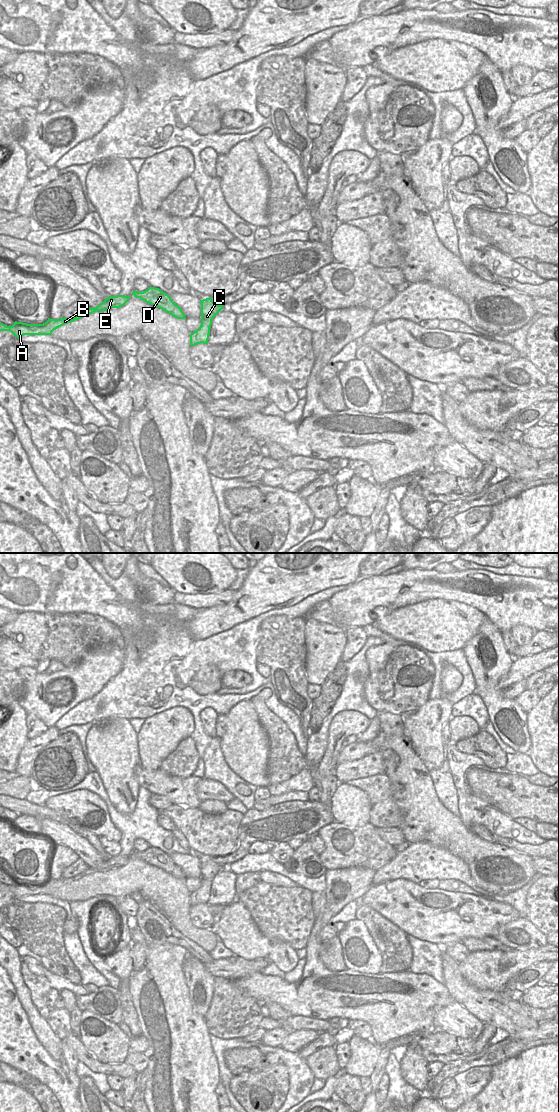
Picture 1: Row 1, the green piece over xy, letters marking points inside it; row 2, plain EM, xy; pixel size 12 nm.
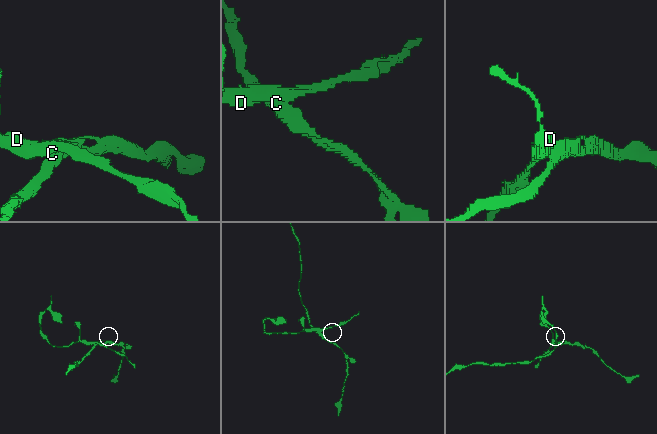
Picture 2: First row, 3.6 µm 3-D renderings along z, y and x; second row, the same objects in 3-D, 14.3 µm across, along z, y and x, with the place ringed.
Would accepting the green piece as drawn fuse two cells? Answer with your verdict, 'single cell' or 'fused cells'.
fused cells

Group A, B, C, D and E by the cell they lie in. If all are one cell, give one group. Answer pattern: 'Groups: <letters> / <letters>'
Groups: A B D E / C

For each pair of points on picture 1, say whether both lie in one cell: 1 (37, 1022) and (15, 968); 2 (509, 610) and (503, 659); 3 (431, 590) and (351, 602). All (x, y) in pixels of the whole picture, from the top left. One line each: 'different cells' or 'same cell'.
1: same cell
2: different cells
3: same cell

